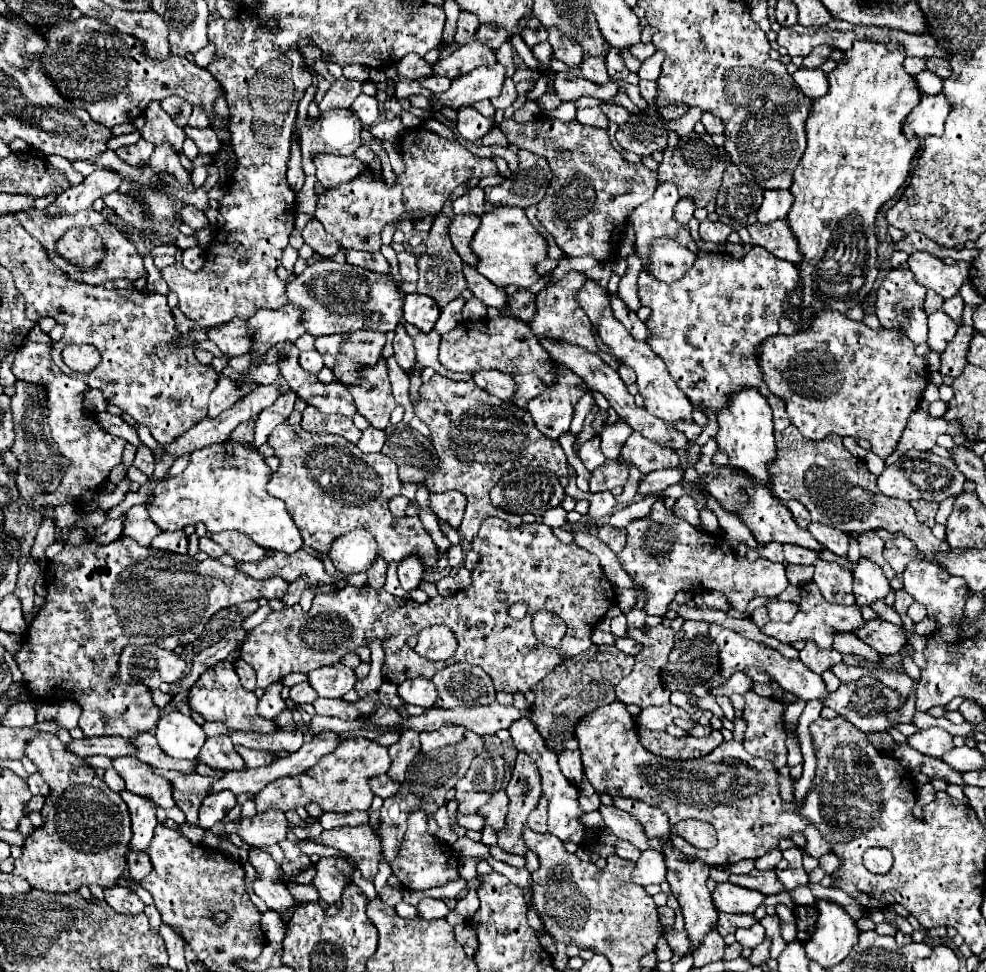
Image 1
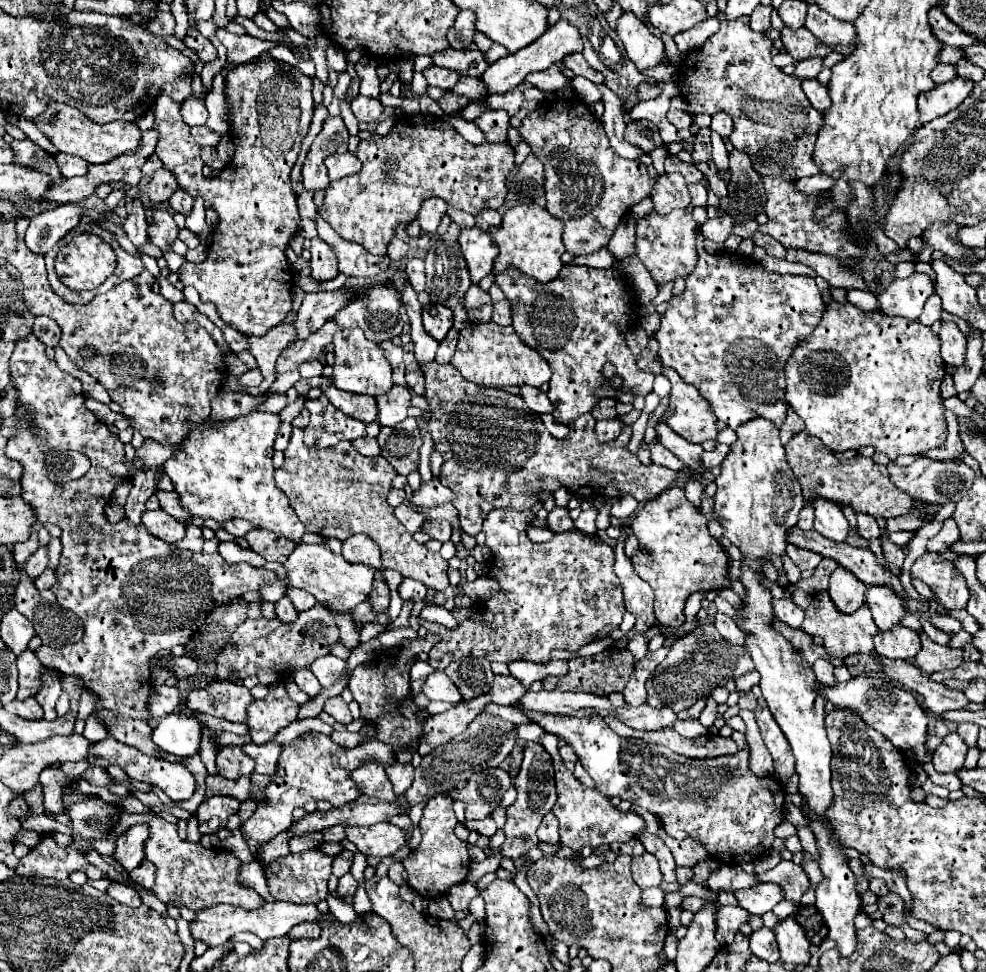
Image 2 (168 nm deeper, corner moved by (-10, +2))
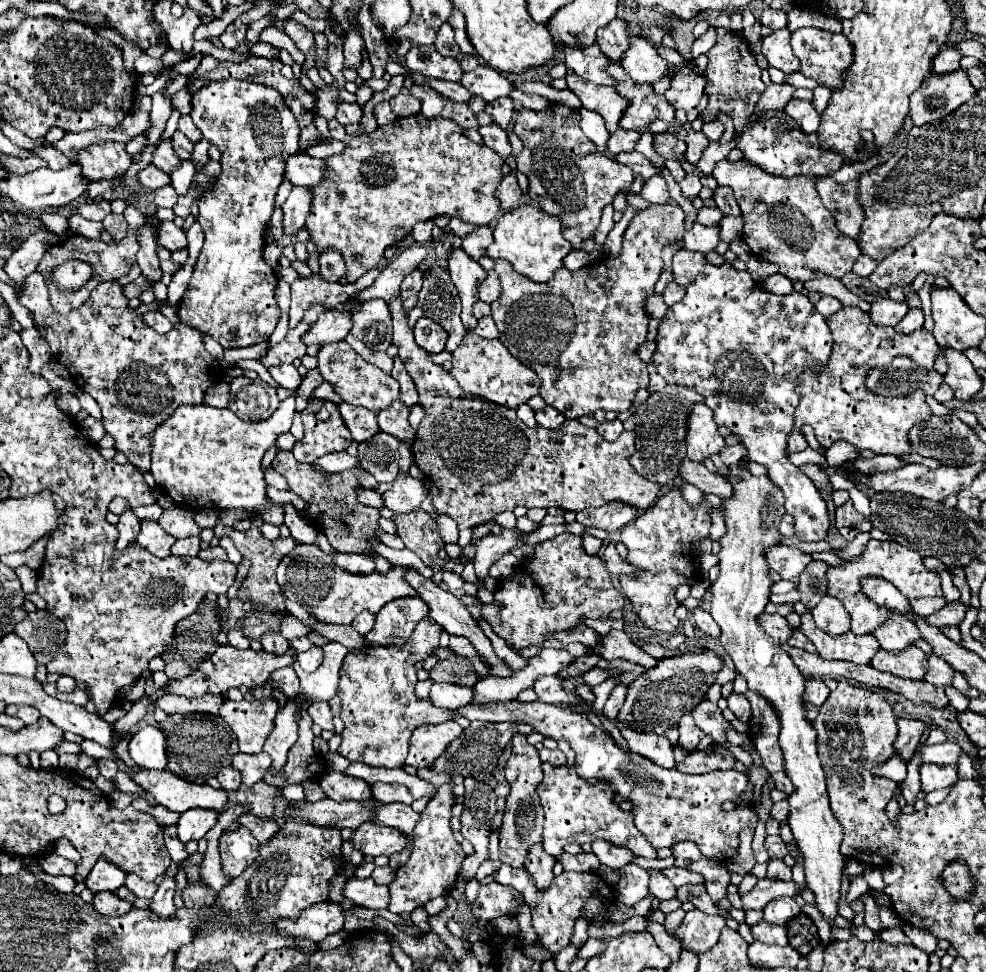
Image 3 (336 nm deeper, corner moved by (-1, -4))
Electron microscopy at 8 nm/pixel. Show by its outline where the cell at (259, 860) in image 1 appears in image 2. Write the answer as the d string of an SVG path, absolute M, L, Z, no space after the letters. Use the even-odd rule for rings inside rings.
M280 832L276 838L272 838L270 842L266 842L262 848L260 848L260 864L262 866L268 866L274 858L280 858L280 856L286 856L290 852L290 838L284 832Z

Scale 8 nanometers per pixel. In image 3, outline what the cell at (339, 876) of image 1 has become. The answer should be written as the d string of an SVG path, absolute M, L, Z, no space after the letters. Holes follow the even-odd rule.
M349 878L343 886L343 896L359 906L381 910L389 908L389 888L375 884L371 878L359 880L359 878Z

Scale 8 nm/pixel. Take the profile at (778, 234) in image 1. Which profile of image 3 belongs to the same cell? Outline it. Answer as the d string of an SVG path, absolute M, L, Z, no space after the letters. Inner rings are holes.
M823 276L823 278L815 278L815 280L807 280L805 282L805 288L807 290L813 290L813 292L819 292L819 294L827 294L827 296L833 296L837 300L843 302L843 306L857 306L865 312L869 312L869 302L861 300L859 296L855 296L853 292L847 290L847 286L839 280L839 278L833 278L833 276Z

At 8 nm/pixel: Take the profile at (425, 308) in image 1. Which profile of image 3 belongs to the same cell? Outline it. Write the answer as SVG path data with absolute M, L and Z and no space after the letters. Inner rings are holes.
M423 316L415 324L415 342L427 352L441 352L441 350L445 350L447 332L441 324Z

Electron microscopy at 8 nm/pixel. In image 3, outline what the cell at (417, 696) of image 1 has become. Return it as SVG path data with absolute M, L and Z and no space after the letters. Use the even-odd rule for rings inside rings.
M433 684L429 698L437 708L443 710L457 710L461 706L467 706L471 702L473 690L471 688L463 688L457 684Z

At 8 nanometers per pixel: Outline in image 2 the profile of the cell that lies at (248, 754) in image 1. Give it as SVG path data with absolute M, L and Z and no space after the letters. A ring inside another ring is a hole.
M270 742L266 746L246 744L246 746L242 746L242 750L256 762L256 768L254 768L256 774L272 776L276 772L276 762L278 762L278 756L282 750L280 744L276 744L276 742Z

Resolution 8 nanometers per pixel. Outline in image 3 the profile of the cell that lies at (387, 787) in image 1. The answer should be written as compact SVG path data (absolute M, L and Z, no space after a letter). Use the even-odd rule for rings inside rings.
M327 770L323 774L323 792L337 802L353 800L353 802L367 802L371 798L371 786L355 776L345 776L333 770Z

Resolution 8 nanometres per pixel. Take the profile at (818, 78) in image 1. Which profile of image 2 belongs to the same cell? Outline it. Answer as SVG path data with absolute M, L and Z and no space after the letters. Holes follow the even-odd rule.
M806 80L802 84L802 90L806 94L806 98L810 100L810 104L820 112L824 114L830 106L830 94L828 94L828 88L822 86L818 80Z

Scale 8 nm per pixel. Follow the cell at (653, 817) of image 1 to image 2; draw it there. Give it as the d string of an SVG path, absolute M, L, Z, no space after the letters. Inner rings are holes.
M660 826L660 838L668 844L670 852L674 854L676 858L676 864L678 866L694 866L696 862L702 862L704 858L708 858L710 854L704 850L704 846L696 840L674 840L674 838L668 838L668 834L664 832L664 828Z

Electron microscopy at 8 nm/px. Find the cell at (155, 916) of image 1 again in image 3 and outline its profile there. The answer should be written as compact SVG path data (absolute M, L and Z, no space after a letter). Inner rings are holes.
M65 838L61 839L58 843L56 843L54 848L54 852L59 854L60 856L67 858L68 860L71 860L74 863L80 861L80 854Z

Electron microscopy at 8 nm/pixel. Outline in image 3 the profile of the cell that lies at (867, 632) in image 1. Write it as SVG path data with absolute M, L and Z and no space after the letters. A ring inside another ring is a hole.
M913 644L907 646L905 650L883 650L881 648L873 656L871 666L883 672L891 672L901 678L921 680L927 672L927 656L923 650L919 650Z

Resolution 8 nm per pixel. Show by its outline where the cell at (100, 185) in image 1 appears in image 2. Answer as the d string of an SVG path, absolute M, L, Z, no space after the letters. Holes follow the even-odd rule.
M58 206L30 218L30 226L24 236L28 250L46 256L46 252L50 252L60 238L78 226L82 216L84 212L80 206Z

